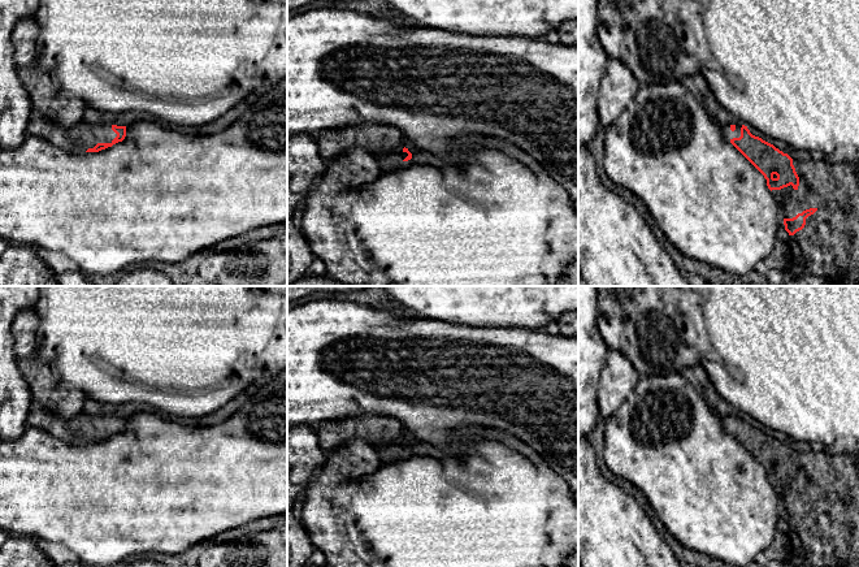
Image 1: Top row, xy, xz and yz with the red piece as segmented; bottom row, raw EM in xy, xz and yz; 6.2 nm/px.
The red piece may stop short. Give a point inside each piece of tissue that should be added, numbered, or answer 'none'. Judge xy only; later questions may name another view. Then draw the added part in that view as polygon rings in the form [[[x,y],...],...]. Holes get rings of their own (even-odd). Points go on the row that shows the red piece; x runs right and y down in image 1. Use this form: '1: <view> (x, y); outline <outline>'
1: xy (77, 139); outline [[[32,108],[27,125],[27,134],[43,138],[68,153],[86,153],[97,143],[112,143],[117,134],[109,124],[90,124],[81,118],[73,126],[61,126],[53,120],[45,118]]]

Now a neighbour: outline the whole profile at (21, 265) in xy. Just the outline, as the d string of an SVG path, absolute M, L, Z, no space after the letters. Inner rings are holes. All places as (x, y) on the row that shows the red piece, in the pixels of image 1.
M10 243L0 256L0 286L60 286L36 247Z

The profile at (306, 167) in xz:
M299 133L287 139L287 285L303 278L316 257L301 230L294 225L294 213L325 170L326 161L313 137Z

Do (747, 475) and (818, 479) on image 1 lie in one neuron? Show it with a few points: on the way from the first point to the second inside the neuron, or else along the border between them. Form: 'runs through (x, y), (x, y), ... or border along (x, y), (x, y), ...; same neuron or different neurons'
border along (747, 451), (763, 467), (767, 479), (779, 497); different neurons

